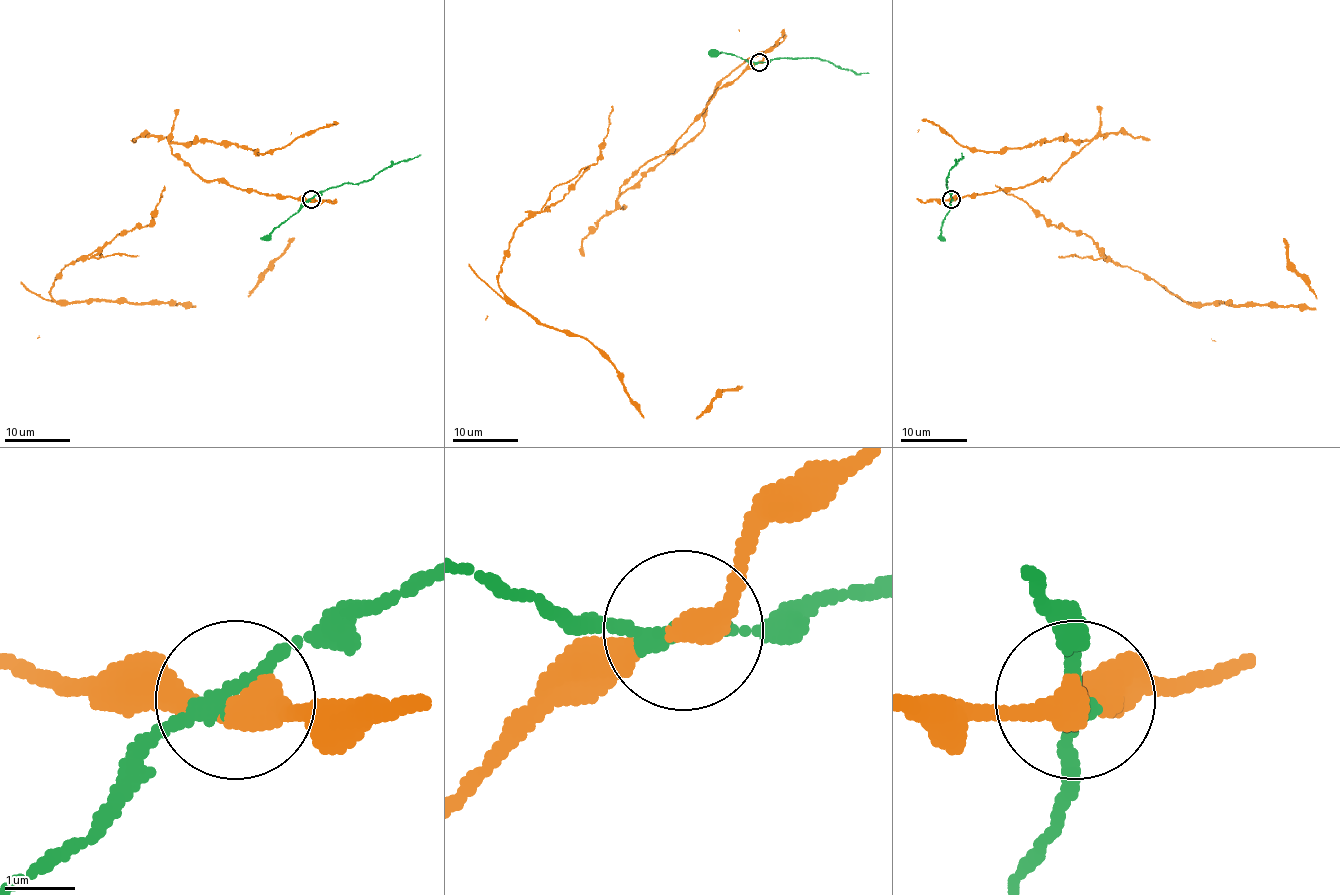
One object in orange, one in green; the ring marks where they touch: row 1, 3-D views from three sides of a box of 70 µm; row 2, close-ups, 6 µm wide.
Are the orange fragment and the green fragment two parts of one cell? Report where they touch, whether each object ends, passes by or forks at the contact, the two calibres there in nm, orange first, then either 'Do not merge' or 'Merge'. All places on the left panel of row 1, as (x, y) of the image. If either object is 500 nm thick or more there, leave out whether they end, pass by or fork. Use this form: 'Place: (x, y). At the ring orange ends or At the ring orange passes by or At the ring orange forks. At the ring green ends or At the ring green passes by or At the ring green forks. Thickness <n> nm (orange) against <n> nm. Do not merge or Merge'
Place: (311, 199). At the ring orange passes by. At the ring green passes by. Thickness 320 nm (orange) against 200 nm. Do not merge

